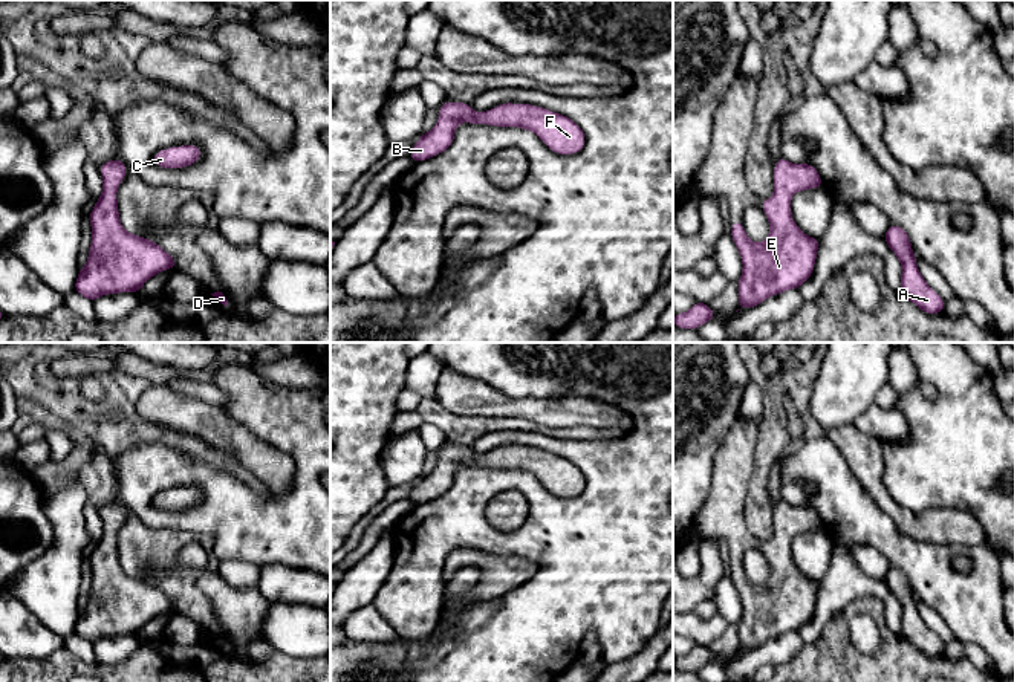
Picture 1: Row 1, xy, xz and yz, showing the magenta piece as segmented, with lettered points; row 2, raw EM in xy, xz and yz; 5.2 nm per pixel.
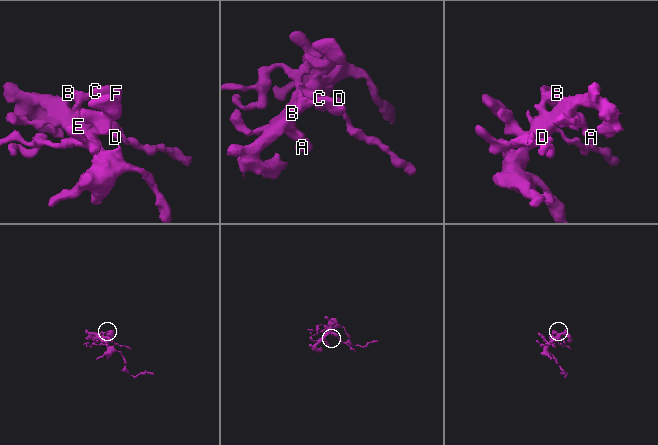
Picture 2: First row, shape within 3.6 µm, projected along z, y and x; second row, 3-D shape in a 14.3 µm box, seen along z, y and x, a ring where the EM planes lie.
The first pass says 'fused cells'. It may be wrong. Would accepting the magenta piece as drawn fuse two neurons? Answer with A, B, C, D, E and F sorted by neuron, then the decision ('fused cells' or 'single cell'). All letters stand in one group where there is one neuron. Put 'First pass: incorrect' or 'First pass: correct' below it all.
A B C D E F; single cell
First pass: incorrect

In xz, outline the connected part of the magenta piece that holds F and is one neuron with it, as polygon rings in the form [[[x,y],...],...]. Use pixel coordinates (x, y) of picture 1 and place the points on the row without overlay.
[[[448,443],[440,448],[436,469],[421,477],[408,499],[421,505],[440,497],[453,486],[460,465],[526,471],[558,497],[578,495],[586,486],[584,474],[572,462],[543,450],[506,445],[477,456],[470,447]]]

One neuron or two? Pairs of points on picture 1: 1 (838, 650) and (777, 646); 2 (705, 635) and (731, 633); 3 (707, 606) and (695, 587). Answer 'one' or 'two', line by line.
1: two
2: two
3: two

